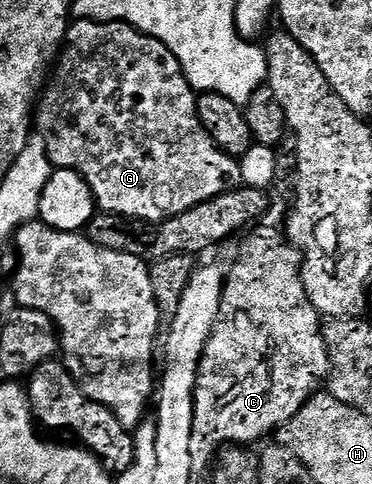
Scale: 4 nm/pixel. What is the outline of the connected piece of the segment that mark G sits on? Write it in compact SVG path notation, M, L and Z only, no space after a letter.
M77 19L75 22L69 23L68 33L64 35L64 43L58 53L58 59L55 61L54 71L39 97L38 107L34 112L34 124L38 129L38 135L46 142L46 150L53 165L56 168L69 168L77 172L90 186L100 212L108 212L112 216L122 216L133 222L157 224L160 220L169 220L172 216L190 210L195 204L201 204L218 194L228 192L241 183L237 157L223 152L214 142L214 138L210 138L210 134L206 134L206 130L198 118L196 97L197 93L188 84L188 78L185 76L178 58L174 58L172 51L162 42L158 42L152 36L147 36L145 32L140 32L137 28L132 28L123 20Z

